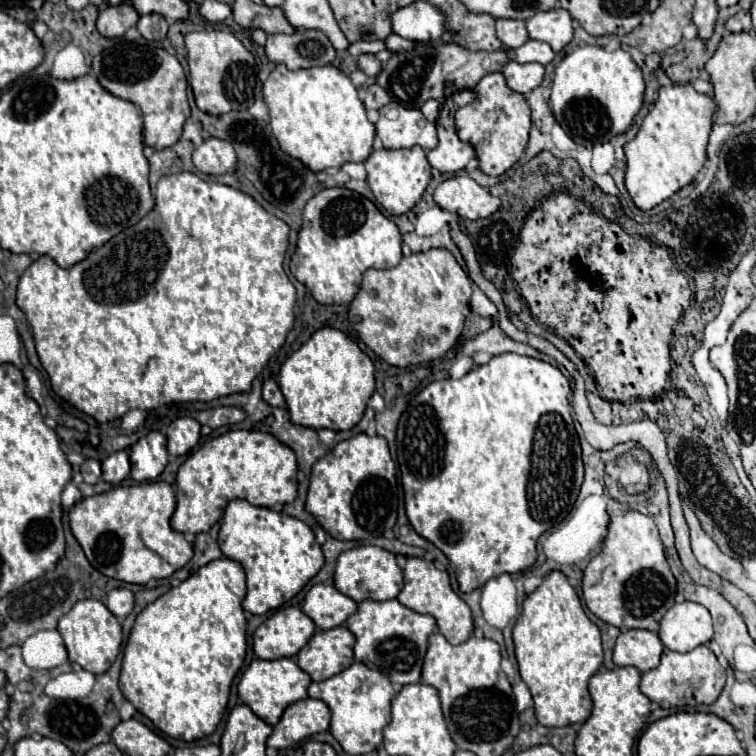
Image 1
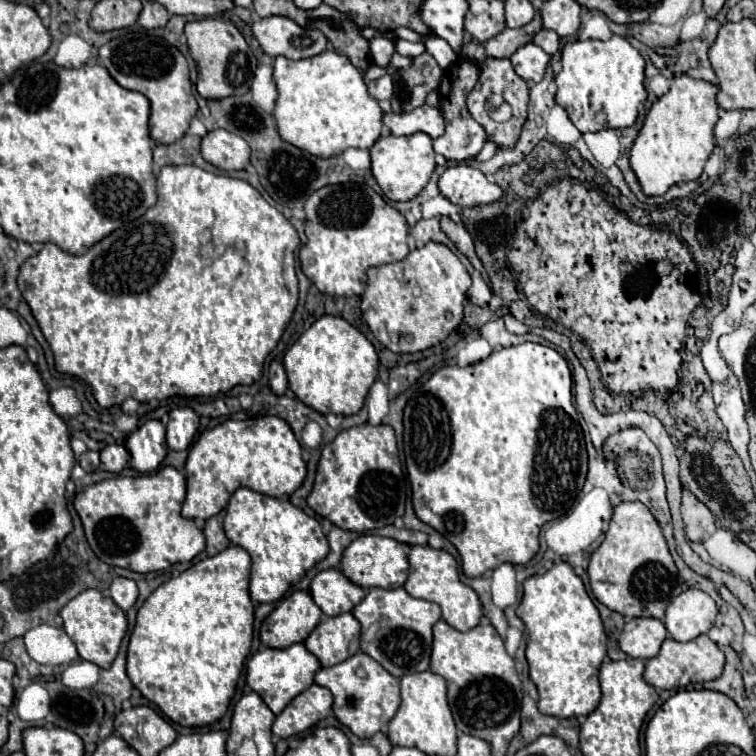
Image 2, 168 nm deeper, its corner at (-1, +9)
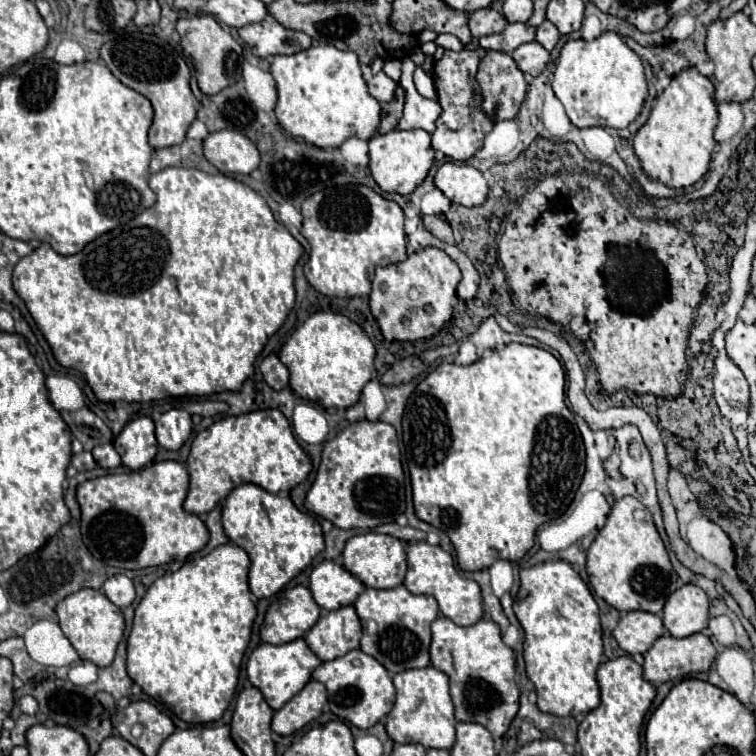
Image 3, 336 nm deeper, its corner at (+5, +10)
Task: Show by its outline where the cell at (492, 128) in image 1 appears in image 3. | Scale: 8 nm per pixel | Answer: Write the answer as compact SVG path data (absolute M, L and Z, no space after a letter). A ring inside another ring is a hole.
M489 51L479 63L479 71L477 71L475 79L477 79L479 89L481 89L481 111L489 119L499 123L499 121L507 121L507 119L517 117L519 107L523 103L523 97L527 93L527 83L523 79L519 67L511 59L511 55L501 53L501 51Z

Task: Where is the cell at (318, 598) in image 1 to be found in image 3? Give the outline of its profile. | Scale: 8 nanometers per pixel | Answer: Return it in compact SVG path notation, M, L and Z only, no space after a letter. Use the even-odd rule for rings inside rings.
M323 561L313 569L309 577L309 589L315 603L331 611L351 605L365 591L365 585L345 567L333 561Z

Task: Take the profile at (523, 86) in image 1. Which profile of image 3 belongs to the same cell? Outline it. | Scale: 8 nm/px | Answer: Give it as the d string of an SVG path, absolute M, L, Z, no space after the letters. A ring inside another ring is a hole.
M531 41L531 43L519 45L519 47L511 53L511 57L515 59L517 67L519 67L525 75L535 77L535 75L539 75L539 73L545 69L545 65L547 65L547 61L549 61L549 51L543 49L537 41Z

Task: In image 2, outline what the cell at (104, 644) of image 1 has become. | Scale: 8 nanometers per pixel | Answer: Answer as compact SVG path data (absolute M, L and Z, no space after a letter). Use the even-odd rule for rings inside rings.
M85 590L83 594L67 602L67 606L63 606L61 616L63 616L63 628L75 642L79 656L87 662L97 664L99 668L111 666L111 662L115 660L119 652L121 640L127 632L125 612L109 596L101 594L99 590Z

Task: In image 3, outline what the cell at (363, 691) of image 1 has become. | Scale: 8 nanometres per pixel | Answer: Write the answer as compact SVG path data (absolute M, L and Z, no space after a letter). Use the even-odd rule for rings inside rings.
M361 649L349 651L343 657L321 663L313 671L313 679L321 681L327 687L331 713L337 715L343 721L349 721L351 725L355 725L359 729L373 727L375 723L379 723L393 709L395 685L389 677L387 669L377 659L363 653Z

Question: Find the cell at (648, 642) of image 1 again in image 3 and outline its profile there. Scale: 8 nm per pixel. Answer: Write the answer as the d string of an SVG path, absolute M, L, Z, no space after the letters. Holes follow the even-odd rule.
M629 611L613 629L613 637L617 639L619 647L629 655L645 653L663 633L665 627L661 617L645 611Z

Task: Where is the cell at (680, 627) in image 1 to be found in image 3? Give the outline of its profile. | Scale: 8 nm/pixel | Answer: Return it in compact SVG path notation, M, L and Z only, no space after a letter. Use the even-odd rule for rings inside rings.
M689 583L669 595L663 607L663 625L665 629L681 639L693 633L699 633L707 627L709 621L709 599L703 589Z

